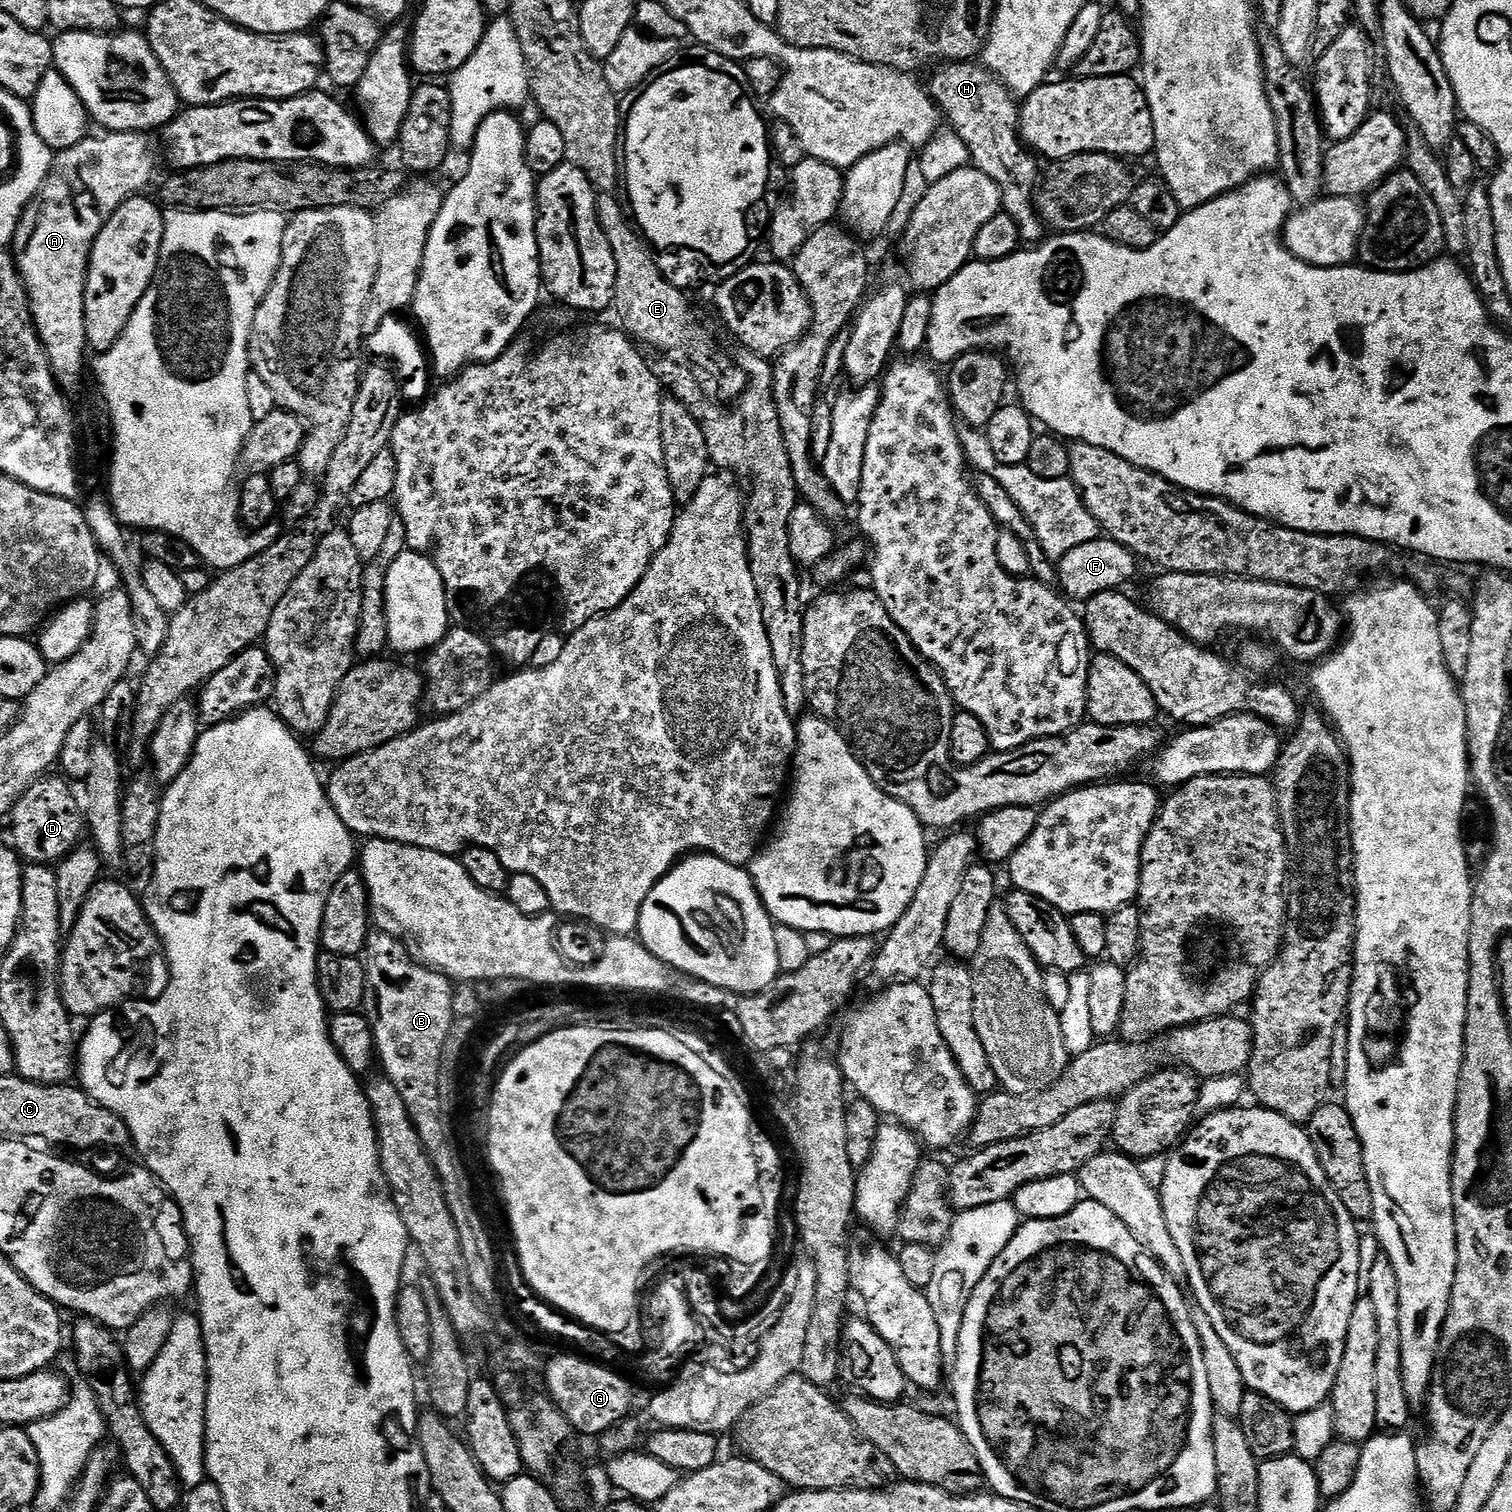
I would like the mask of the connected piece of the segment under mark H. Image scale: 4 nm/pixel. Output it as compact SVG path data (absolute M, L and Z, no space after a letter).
M944 62L941 68L932 76L930 91L933 100L940 105L941 113L946 117L951 127L962 138L968 148L971 167L978 169L1000 187L1000 203L1003 211L1012 216L1020 231L1020 240L1025 245L1035 246L1045 239L1046 225L1037 211L1034 199L1034 189L1038 184L1039 168L1037 157L1026 150L1026 145L1020 138L1020 104L1017 97L1009 92L1008 87L980 62Z

